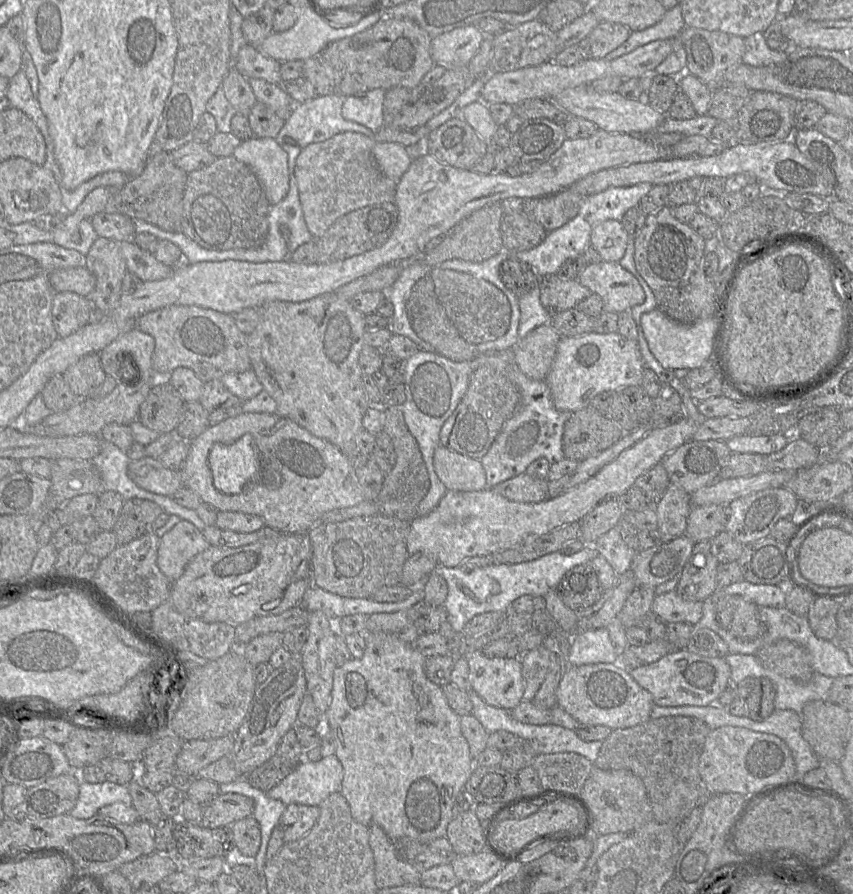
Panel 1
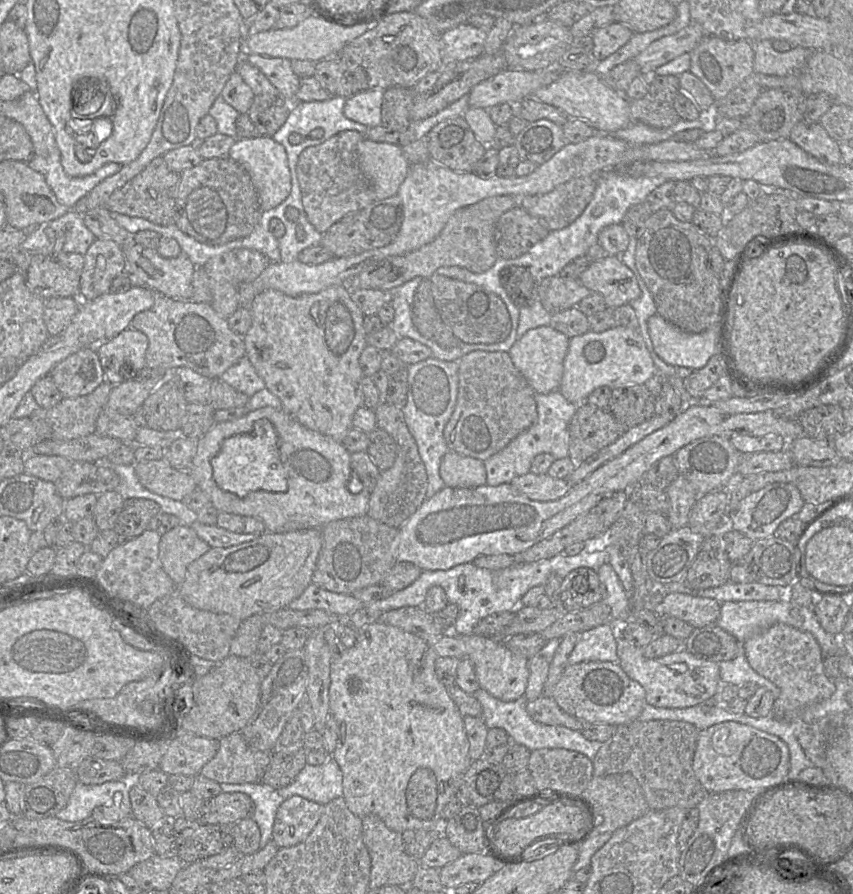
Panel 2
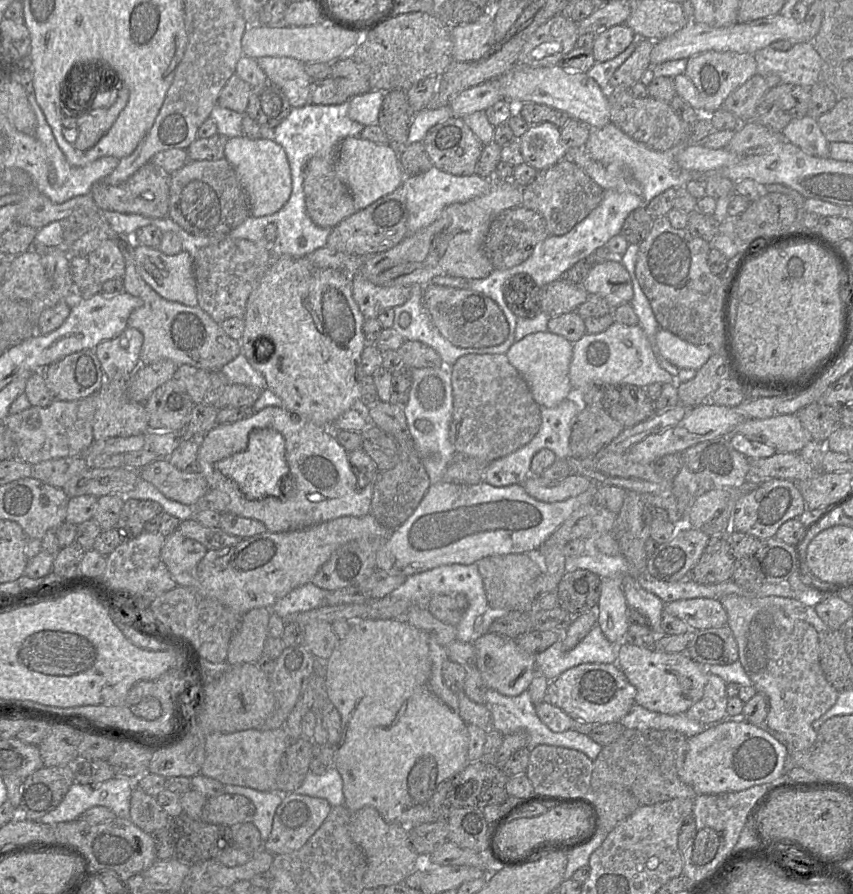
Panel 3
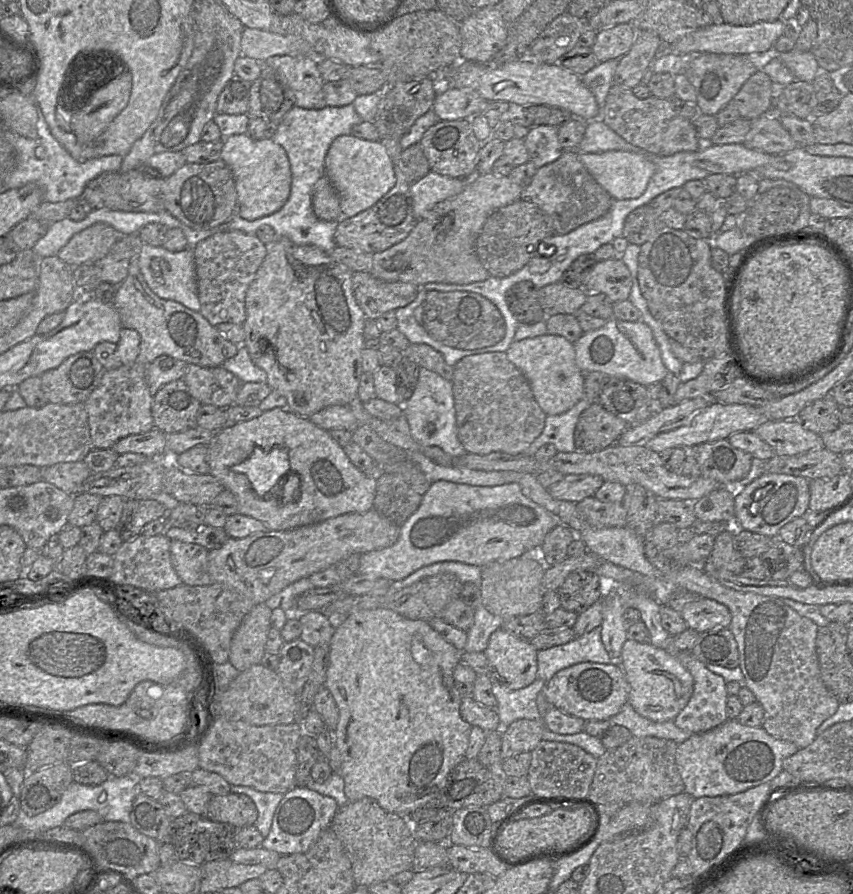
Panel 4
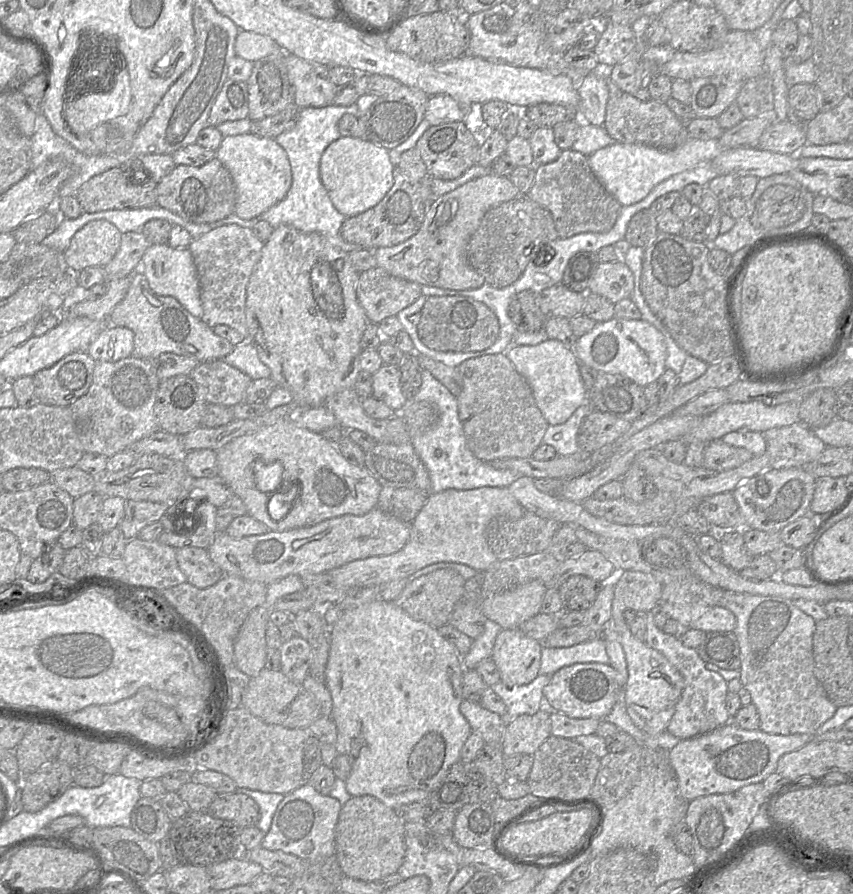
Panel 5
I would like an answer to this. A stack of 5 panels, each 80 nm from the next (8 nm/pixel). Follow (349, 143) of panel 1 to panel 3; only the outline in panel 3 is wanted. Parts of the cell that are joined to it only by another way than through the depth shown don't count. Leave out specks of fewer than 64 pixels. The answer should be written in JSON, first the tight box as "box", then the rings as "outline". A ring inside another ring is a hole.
{"box":[303,151,356,228],"outline":[[[332,151],[329,155],[315,155],[304,168],[303,190],[307,214],[317,226],[323,228],[333,228],[356,212],[349,189],[336,175],[334,162],[335,153]]]}

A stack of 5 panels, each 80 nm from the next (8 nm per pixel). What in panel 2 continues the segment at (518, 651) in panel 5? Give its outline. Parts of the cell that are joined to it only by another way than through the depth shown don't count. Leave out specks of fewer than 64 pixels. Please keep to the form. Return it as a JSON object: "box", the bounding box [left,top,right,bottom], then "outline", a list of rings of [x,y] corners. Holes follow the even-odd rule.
{"box":[459,634,529,702],"outline":[[[474,634],[459,637],[465,644],[466,658],[469,659],[474,666],[476,679],[481,689],[487,691],[491,696],[504,702],[514,701],[525,694],[529,678],[527,658],[511,652],[501,640],[496,640]]]}

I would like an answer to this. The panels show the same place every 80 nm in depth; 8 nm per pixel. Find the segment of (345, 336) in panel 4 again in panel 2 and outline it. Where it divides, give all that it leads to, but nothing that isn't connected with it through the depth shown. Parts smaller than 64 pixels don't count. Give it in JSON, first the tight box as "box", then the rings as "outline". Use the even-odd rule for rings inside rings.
{"box":[243,285,367,442],"outline":[[[336,285],[328,287],[318,293],[303,294],[300,296],[288,296],[277,290],[265,290],[258,294],[248,306],[252,323],[247,333],[243,336],[245,345],[245,356],[248,358],[257,374],[264,380],[265,387],[282,402],[282,409],[294,417],[303,426],[329,436],[339,442],[347,435],[353,427],[352,420],[356,410],[363,406],[362,377],[359,358],[367,345],[366,333],[363,329],[365,315],[351,299],[351,290],[347,285]]]}

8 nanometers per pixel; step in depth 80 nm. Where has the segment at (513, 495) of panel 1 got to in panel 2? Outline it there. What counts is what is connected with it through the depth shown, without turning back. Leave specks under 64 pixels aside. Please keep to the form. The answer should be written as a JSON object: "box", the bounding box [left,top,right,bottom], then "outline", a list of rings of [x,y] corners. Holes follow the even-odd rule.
{"box":[510,472,572,502],"outline":[[[531,472],[514,478],[510,484],[529,499],[540,502],[557,500],[572,487],[566,479]]]}

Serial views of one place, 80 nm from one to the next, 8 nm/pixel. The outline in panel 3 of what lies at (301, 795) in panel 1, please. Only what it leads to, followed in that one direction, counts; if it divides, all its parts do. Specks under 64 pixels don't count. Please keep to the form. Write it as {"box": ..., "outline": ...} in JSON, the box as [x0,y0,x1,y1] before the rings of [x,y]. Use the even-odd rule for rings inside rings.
{"box":[293,766,345,807],"outline":[[[334,766],[328,767],[322,775],[316,775],[309,770],[302,784],[293,792],[323,798],[331,807],[345,803],[342,777]]]}

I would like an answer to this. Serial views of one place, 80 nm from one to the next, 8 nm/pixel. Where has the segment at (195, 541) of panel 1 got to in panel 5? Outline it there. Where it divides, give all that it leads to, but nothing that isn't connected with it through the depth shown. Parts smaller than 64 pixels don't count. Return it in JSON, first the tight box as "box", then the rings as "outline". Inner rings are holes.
{"box":[176,547,223,588],"outline":[[[183,547],[177,549],[176,559],[187,582],[197,588],[208,588],[223,577],[223,571],[211,560],[207,549]]]}

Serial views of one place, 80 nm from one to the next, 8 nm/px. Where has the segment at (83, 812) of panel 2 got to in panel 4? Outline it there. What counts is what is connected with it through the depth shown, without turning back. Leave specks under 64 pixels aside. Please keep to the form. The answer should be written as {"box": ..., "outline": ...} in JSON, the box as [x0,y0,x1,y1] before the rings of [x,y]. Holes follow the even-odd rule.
{"box":[12,775,139,832],"outline":[[[134,775],[109,777],[108,780],[96,786],[82,785],[74,781],[67,787],[60,801],[53,807],[35,816],[23,814],[20,808],[19,818],[12,824],[31,832],[44,832],[64,825],[65,820],[70,815],[84,810],[97,811],[103,821],[130,823],[132,804],[139,793],[139,781]]]}

